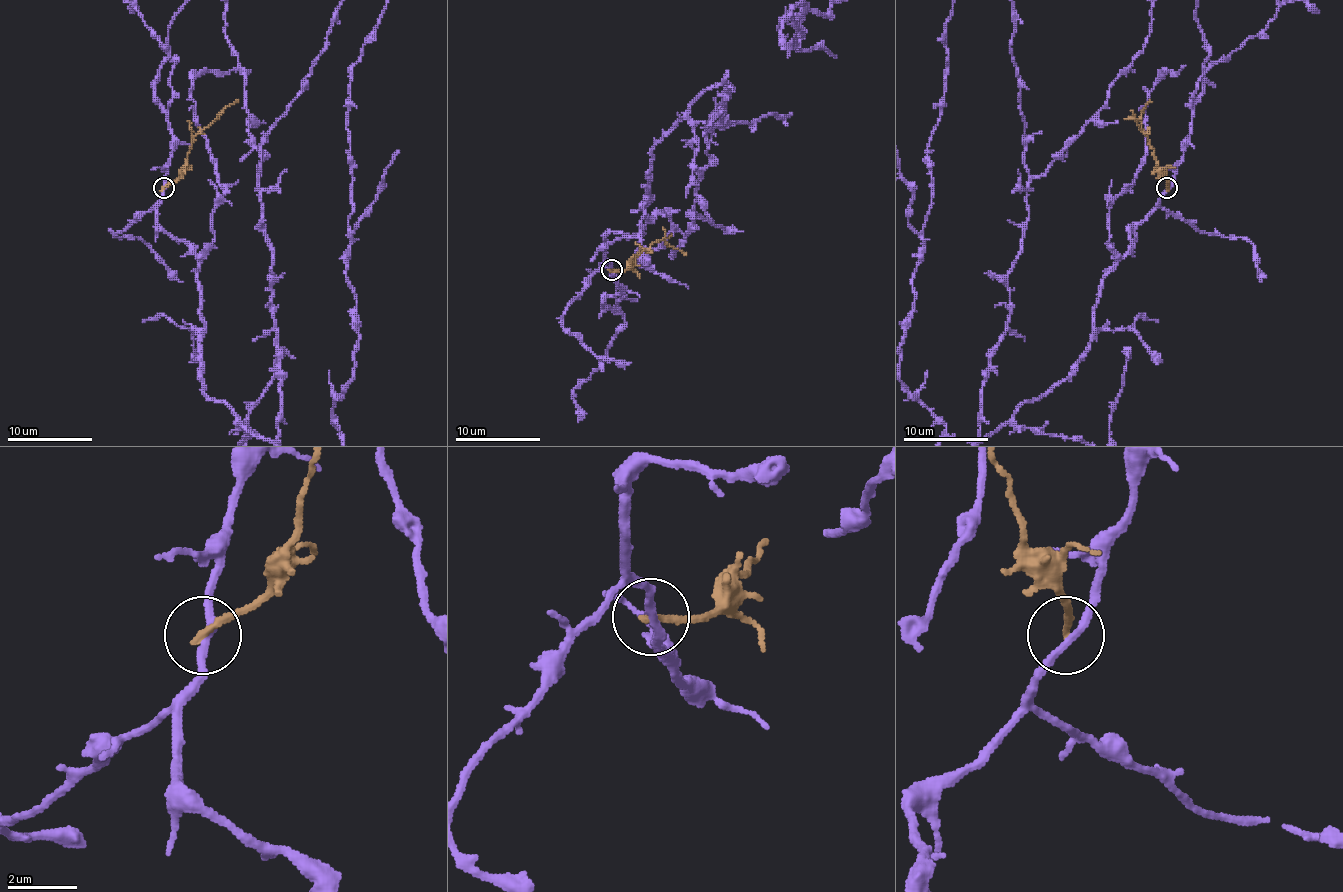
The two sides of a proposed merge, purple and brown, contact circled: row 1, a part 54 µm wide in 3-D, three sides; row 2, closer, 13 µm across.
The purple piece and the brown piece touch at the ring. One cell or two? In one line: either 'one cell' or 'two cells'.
two cells

